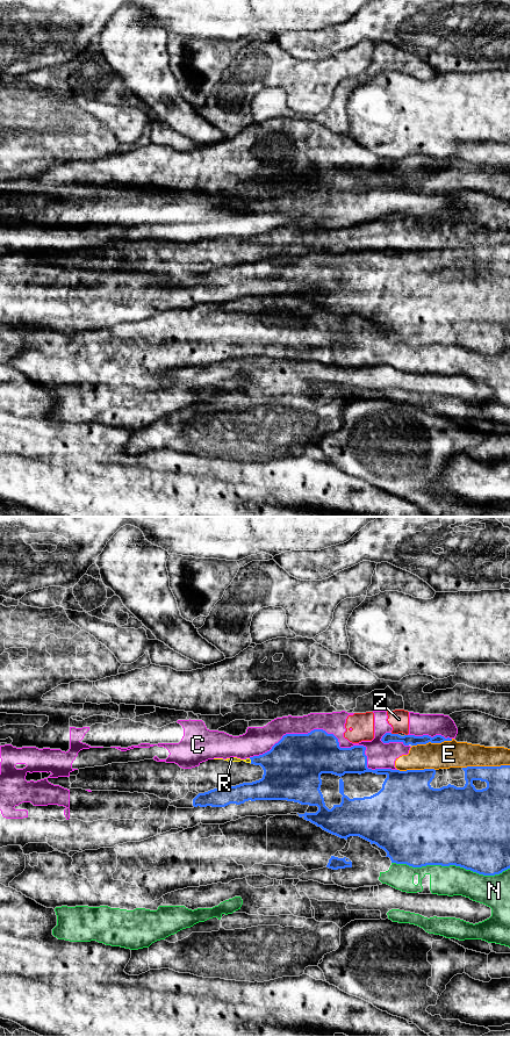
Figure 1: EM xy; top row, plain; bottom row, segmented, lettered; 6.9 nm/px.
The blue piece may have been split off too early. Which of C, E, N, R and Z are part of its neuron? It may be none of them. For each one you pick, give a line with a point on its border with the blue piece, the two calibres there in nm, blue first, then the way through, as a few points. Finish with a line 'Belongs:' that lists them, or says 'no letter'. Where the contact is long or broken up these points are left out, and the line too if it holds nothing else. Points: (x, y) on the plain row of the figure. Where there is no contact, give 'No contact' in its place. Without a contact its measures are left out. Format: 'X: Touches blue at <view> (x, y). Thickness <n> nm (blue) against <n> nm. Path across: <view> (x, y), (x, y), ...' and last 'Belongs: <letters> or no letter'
Belongs: no letter

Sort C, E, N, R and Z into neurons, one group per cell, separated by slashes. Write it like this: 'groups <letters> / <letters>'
groups C Z / E R / N

